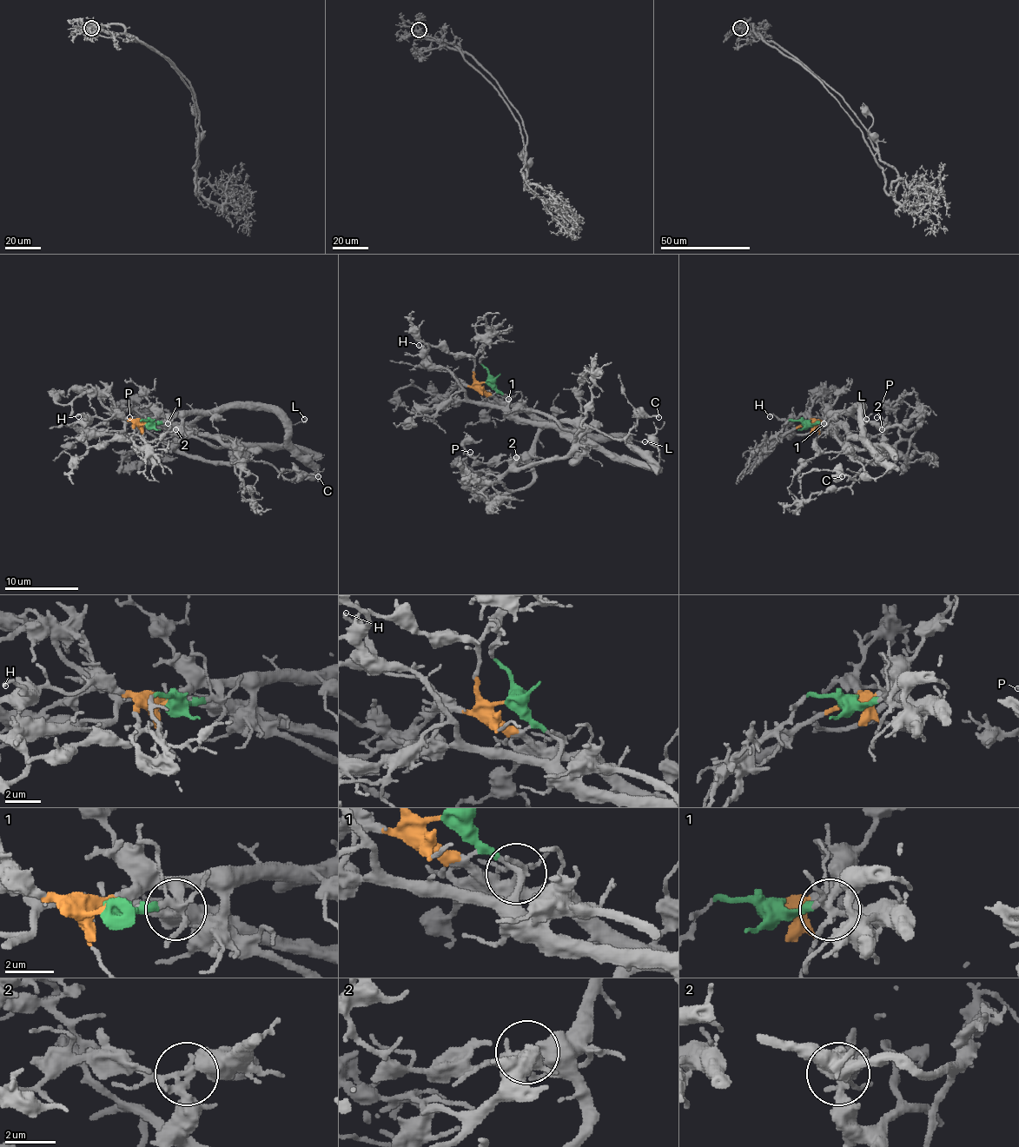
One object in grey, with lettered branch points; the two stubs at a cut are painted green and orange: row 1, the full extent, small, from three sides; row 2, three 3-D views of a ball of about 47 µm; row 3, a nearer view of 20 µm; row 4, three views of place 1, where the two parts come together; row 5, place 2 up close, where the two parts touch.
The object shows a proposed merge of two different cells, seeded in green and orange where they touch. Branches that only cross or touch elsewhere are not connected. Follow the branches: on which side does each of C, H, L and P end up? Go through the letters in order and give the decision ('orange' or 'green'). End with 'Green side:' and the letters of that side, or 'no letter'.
C: green
H: orange
L: orange
P: orange
Green side: C

